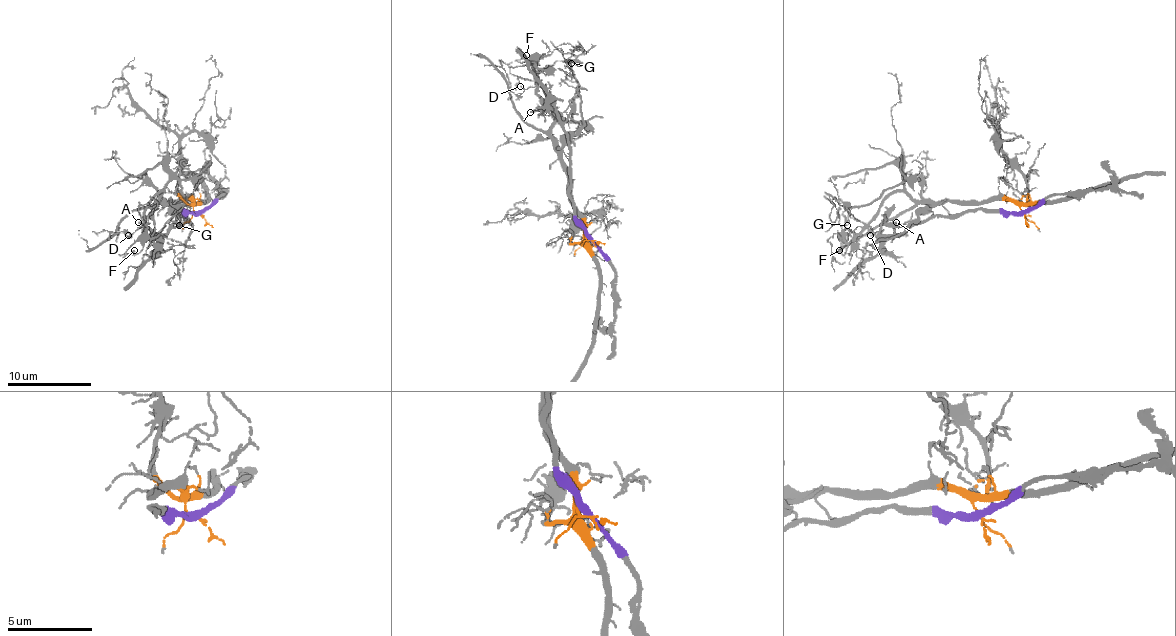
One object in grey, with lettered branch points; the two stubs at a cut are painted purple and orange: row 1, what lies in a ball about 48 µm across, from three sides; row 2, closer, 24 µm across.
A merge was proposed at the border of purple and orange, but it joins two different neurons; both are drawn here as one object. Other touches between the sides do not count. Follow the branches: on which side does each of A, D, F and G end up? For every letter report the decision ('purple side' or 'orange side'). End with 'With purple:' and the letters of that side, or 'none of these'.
A: purple side
D: orange side
F: orange side
G: orange side
With purple: A

